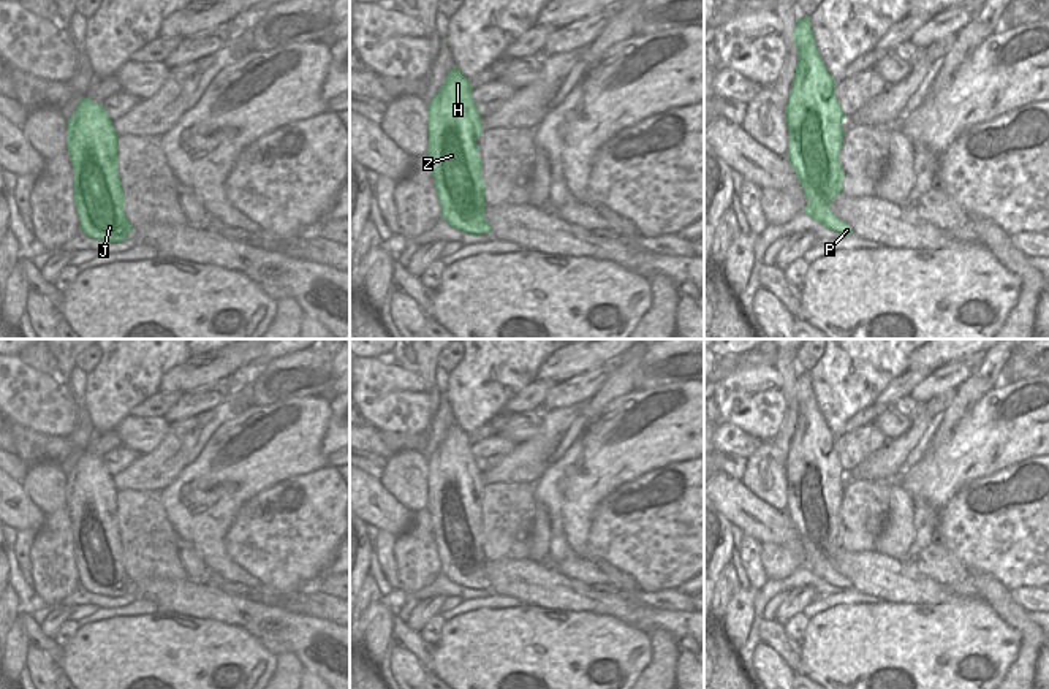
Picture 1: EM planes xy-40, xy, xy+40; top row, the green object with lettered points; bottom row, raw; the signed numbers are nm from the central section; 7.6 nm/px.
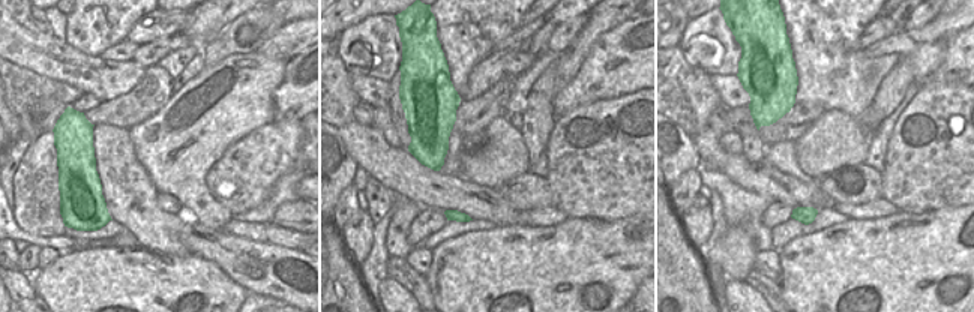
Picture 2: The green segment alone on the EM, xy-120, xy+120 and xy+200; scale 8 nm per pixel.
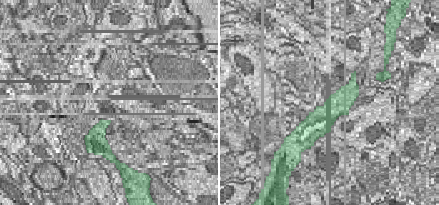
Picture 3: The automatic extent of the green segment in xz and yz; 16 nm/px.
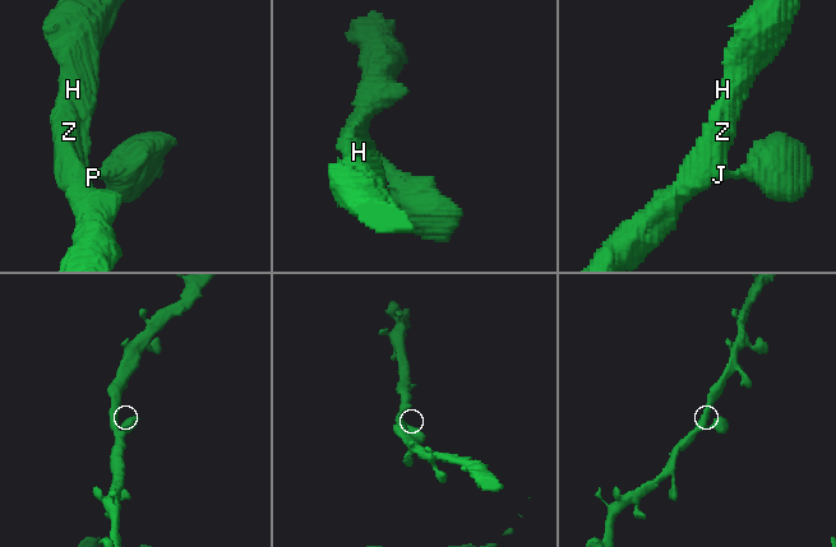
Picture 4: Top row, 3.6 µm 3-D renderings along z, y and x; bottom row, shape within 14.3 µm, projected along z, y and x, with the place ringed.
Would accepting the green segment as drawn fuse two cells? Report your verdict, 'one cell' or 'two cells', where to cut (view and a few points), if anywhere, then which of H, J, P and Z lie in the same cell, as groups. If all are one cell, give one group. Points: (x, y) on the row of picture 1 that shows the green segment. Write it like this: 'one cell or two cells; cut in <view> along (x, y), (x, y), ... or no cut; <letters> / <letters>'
one cell; no cut; H J P Z

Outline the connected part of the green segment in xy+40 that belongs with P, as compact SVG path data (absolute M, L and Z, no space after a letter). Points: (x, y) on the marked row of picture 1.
M809 16L796 22L793 36L797 63L785 108L786 157L807 200L802 212L824 228L850 236L853 228L829 209L842 193L842 120L848 116L840 108L835 82L816 51Z

